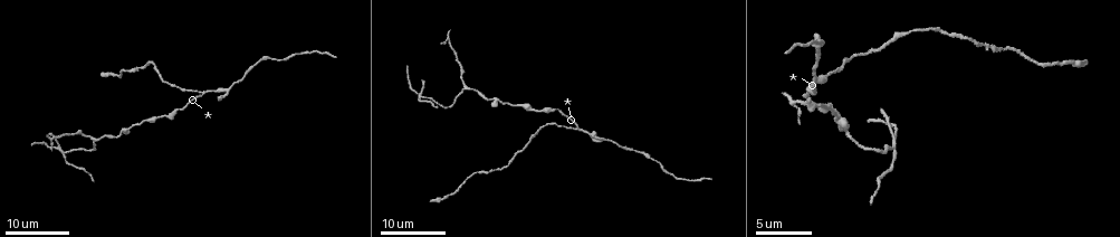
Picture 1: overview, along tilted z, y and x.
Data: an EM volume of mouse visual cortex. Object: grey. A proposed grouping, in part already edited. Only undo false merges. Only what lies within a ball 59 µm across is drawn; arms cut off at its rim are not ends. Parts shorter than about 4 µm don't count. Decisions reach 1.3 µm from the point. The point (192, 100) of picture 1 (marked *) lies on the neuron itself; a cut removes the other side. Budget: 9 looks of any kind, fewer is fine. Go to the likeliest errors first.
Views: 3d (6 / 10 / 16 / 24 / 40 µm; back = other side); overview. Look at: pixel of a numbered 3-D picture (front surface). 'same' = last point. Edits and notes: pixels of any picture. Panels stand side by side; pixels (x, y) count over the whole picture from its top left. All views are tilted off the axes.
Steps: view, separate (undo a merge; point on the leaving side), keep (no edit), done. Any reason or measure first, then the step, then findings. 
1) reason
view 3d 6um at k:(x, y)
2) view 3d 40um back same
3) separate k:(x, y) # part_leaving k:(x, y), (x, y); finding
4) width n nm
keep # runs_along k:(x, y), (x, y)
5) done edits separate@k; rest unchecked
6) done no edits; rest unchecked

side arm on a straight run
view 3d 16um at 1:(62, 155)

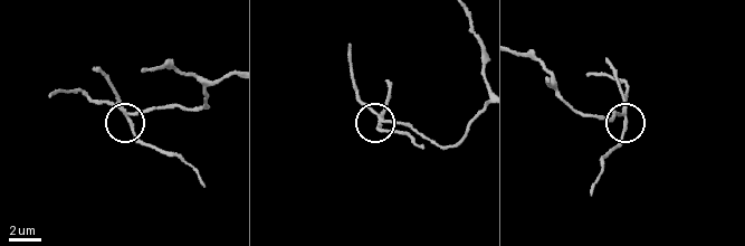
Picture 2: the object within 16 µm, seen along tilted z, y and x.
view 3d 10um at 2:(625, 119)

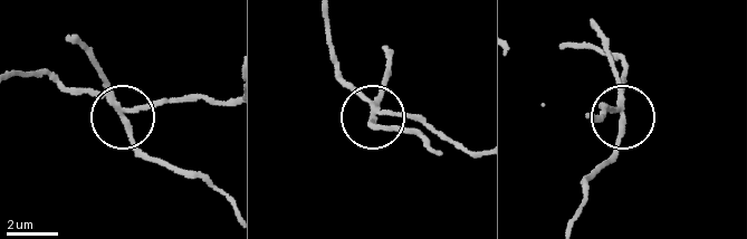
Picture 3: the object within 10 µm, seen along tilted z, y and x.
arms 3
separate 3:(97, 72) # part_leaving 3:(113, 102), (144, 151), (194, 171), (229, 201); a second neuron is stuck on

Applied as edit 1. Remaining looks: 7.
three-way junction
view 3d 16um at 1:(204, 91)

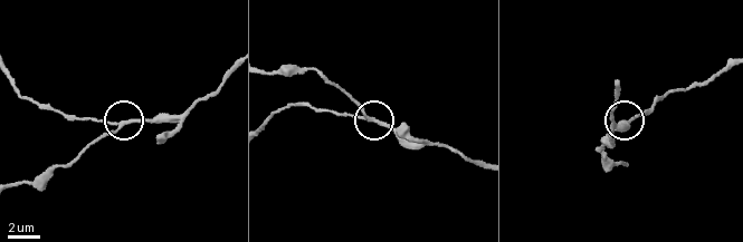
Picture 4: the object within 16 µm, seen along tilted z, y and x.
zoom in
view 3d 6um at 4:(366, 119)

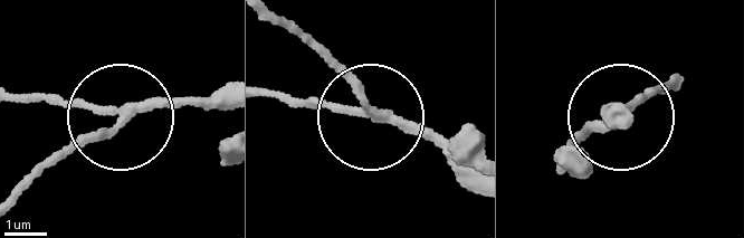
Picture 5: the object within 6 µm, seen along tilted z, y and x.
width 190 nm
keep # runs_along 5:(53, 161), (153, 110), (223, 104); one neuron here

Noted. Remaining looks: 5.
view 3d 16um at 1:(464, 87)

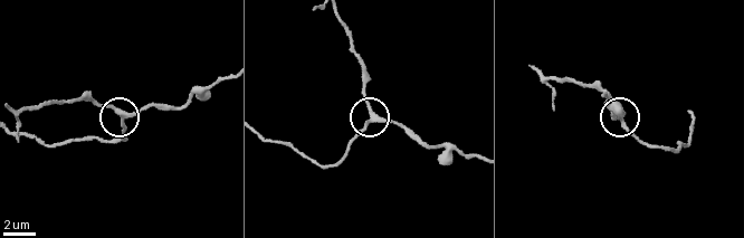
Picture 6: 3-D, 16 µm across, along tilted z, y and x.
view 3d 6um at 6:(372, 118)

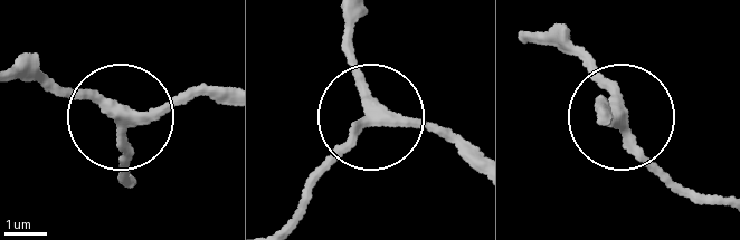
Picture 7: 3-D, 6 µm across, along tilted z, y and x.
view 3d 6um back at 7:(368, 115)

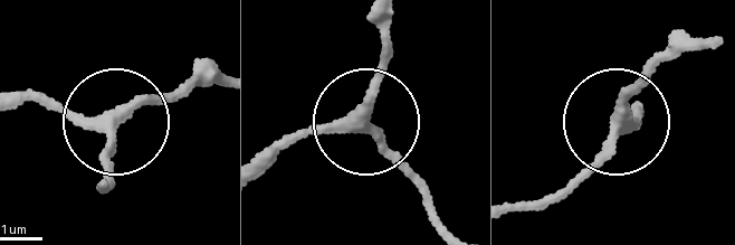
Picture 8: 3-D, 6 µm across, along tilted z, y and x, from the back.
keep # runs_along 8:(263, 171), (303, 138), (363, 116), (385, 37); continuous, no second neuron

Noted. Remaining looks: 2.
calibre changes
view 3d 24um at 1:(503, 103)

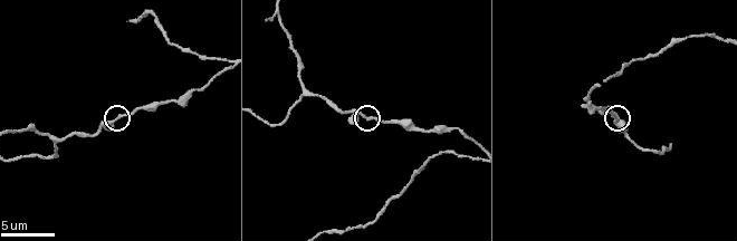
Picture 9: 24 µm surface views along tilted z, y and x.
zoom in
view 3d 10um at 9:(371, 120)

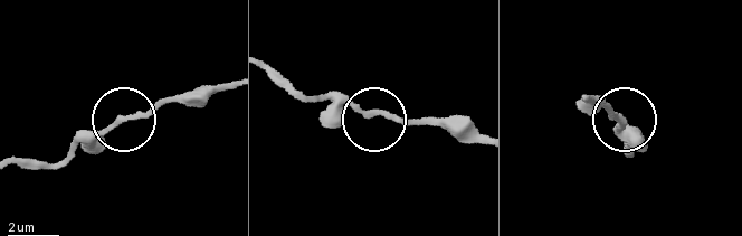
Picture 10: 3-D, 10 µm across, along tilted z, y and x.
keep # runs_along 10:(230, 83), (186, 91), (129, 113), (73, 154); all the same neuron

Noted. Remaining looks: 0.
done edits separate@3; rest unchecked

